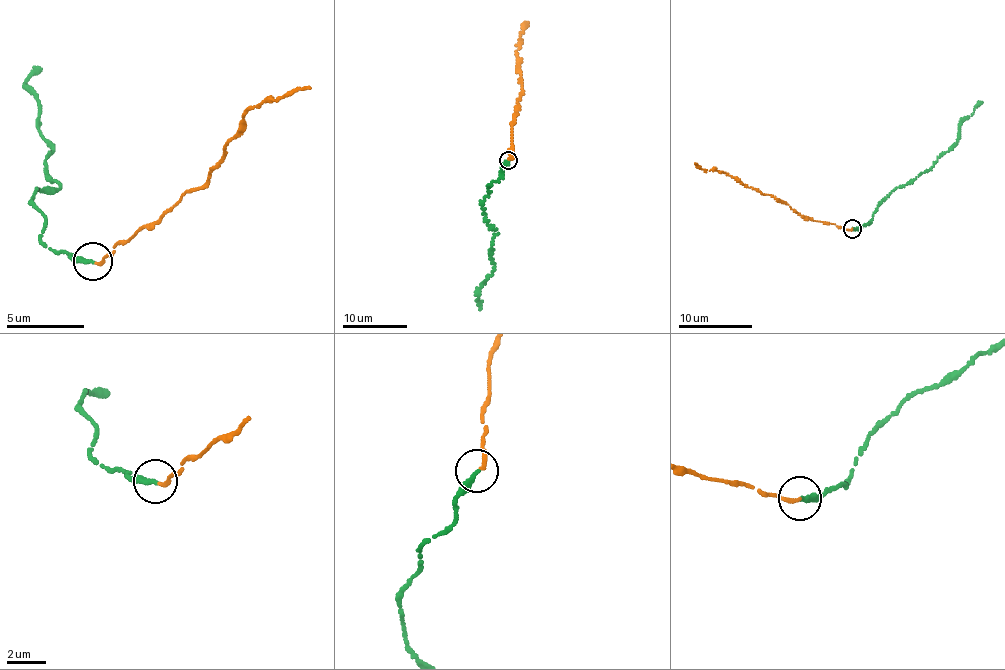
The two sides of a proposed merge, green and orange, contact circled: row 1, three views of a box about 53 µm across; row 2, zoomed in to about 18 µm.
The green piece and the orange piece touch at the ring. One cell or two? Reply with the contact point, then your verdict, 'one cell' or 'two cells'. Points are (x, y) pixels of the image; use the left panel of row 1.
at (92, 261); two cells

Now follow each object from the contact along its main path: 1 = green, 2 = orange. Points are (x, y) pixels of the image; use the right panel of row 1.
1: (852, 229), (867, 225), (877, 205), (898, 187), (920, 175), (956, 144), (958, 125), (983, 102)
2: (851, 228), (802, 218), (788, 204), (722, 171), (700, 169), (694, 163)

